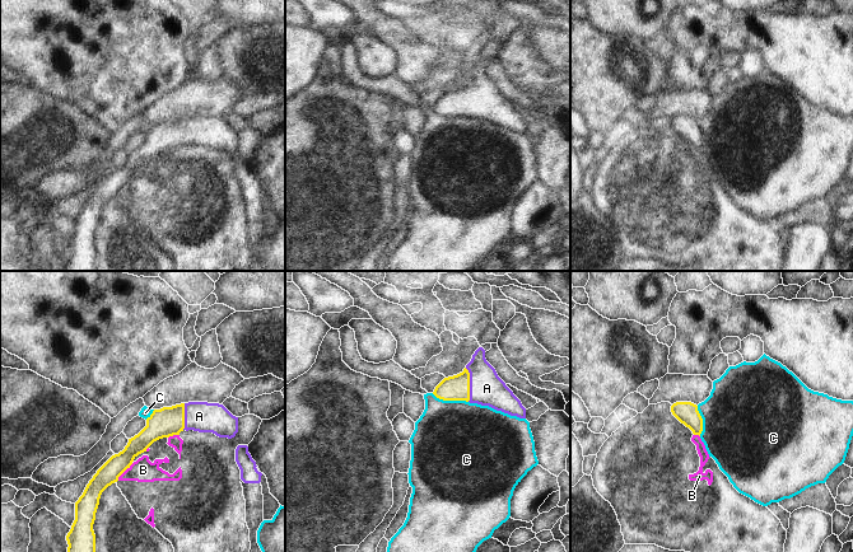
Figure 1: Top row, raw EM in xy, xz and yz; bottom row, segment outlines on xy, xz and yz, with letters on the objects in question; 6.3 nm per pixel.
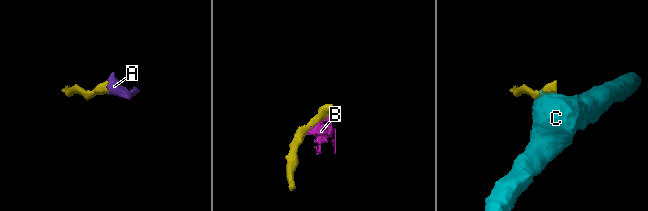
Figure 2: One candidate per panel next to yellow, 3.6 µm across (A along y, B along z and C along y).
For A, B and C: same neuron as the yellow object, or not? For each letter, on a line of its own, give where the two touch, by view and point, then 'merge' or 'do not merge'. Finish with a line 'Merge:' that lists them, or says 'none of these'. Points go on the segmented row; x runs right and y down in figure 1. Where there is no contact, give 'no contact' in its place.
A: xz (469, 384) | merge
B: xy (124, 471) | do not merge
C: xz (450, 400) | do not merge
Merge: A

